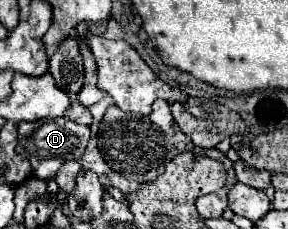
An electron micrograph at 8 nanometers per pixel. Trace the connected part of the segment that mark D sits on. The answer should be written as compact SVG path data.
M58 117L58 119L40 119L40 121L32 121L32 123L20 123L18 125L18 145L16 151L18 155L22 155L24 159L28 159L32 163L34 175L40 179L52 179L56 175L56 171L70 159L78 159L82 157L86 143L90 139L90 127L78 125L66 117Z

